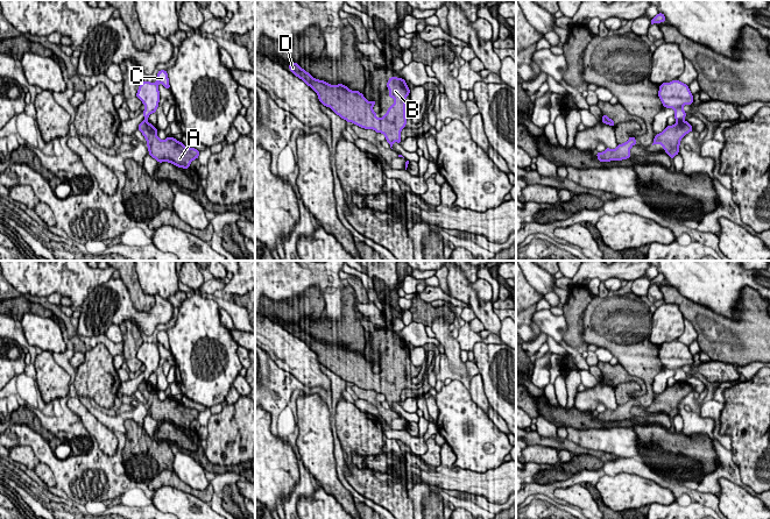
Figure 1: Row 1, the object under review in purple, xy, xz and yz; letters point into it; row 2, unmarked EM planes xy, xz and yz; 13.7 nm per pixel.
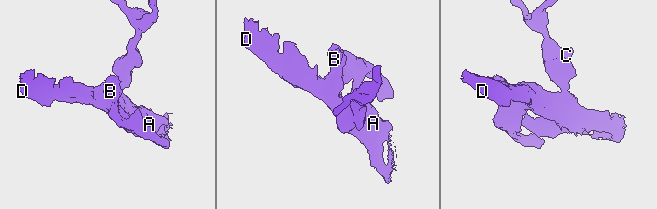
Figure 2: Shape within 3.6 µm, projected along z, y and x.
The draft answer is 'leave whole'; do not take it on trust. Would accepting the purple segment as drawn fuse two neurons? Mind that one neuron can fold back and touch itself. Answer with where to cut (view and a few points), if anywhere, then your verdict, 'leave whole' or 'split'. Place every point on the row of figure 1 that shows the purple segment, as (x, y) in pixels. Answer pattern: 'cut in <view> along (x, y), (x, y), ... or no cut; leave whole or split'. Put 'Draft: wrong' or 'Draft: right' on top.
Draft: wrong
cut in yz along (683, 119), (677, 121); split

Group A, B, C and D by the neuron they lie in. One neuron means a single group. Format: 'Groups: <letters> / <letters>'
Groups: A B D / C

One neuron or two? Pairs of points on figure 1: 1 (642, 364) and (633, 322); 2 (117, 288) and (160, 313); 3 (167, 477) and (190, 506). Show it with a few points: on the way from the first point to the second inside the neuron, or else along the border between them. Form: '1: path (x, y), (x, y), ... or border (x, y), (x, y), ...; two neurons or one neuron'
1: path (636, 354), (633, 349), (633, 333); one neuron
2: path (120, 300), (136, 317), (147, 317); one neuron
3: border (155, 490), (162, 486), (174, 486), (202, 499); two neurons

